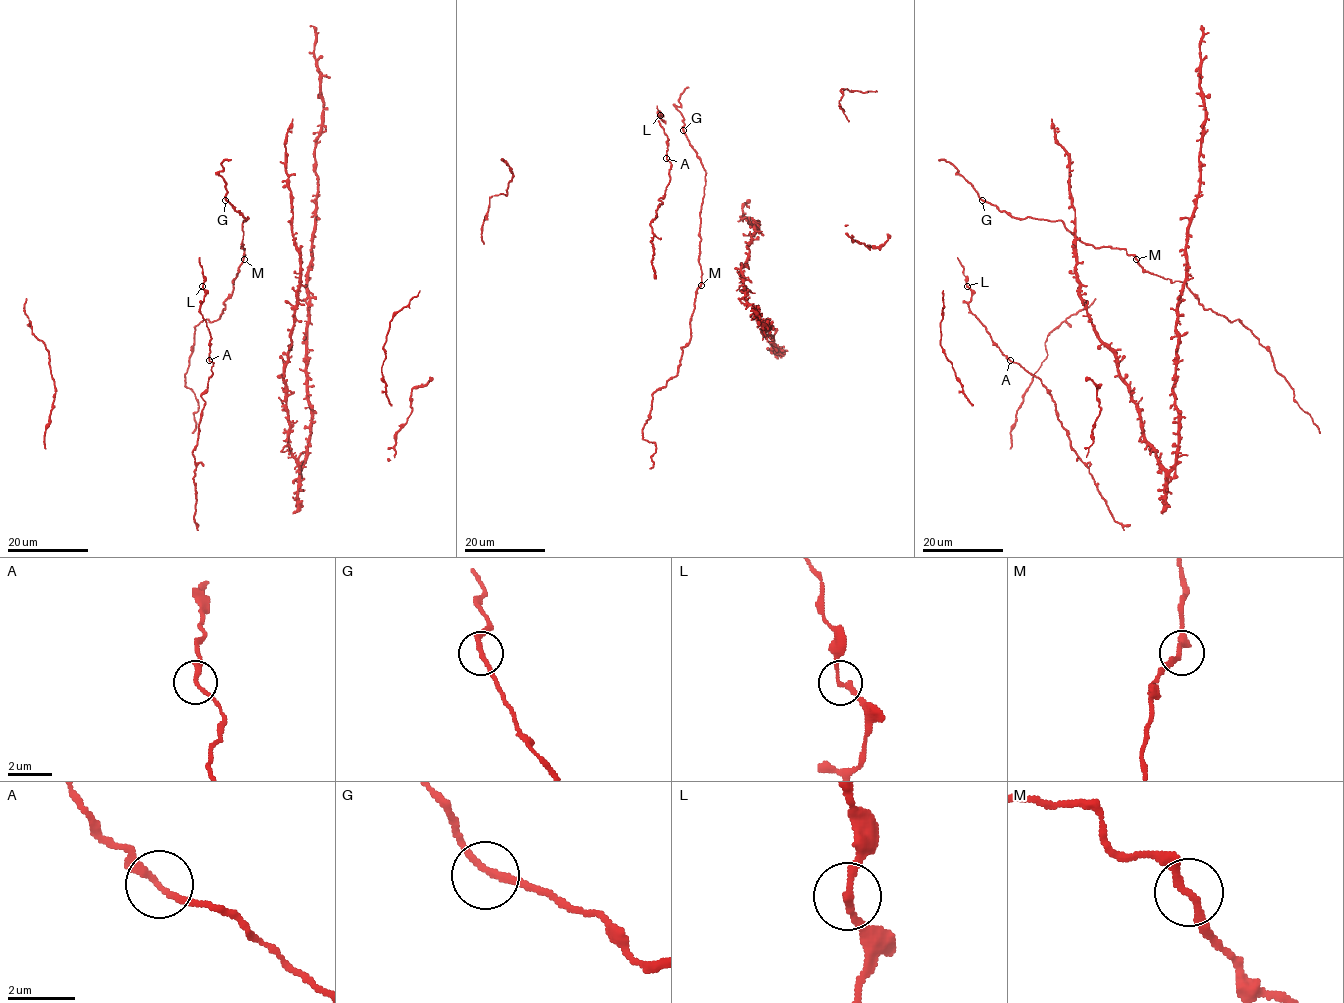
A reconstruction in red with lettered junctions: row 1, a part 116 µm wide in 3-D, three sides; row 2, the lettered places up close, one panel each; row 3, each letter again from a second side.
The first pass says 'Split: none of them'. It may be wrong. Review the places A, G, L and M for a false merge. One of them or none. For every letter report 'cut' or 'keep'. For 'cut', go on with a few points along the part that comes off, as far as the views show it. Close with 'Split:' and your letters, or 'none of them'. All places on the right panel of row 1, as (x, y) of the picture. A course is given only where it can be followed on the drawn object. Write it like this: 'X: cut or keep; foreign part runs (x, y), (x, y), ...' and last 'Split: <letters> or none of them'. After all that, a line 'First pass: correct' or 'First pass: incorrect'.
A: keep
G: keep
L: keep
M: keep
Split: none of them
First pass: correct

